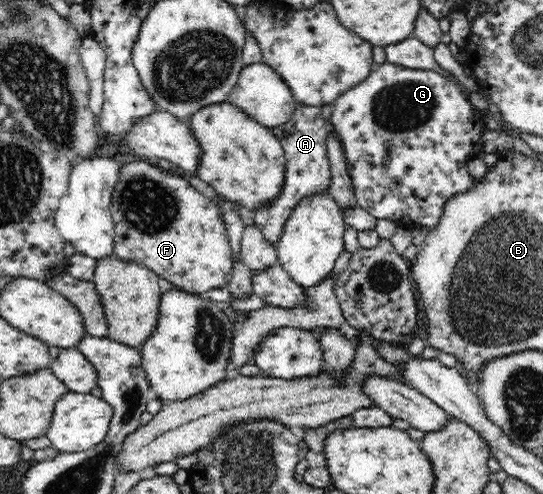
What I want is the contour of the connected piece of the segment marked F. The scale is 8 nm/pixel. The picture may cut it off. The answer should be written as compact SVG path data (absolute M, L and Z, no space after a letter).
M150 161L126 163L121 167L113 191L111 215L114 221L114 257L144 264L189 294L205 295L210 289L224 287L231 278L234 259L221 211L215 200L197 191L188 180L170 174Z

